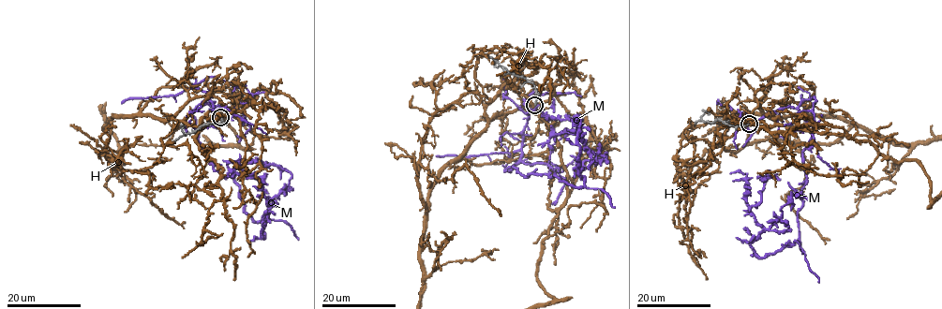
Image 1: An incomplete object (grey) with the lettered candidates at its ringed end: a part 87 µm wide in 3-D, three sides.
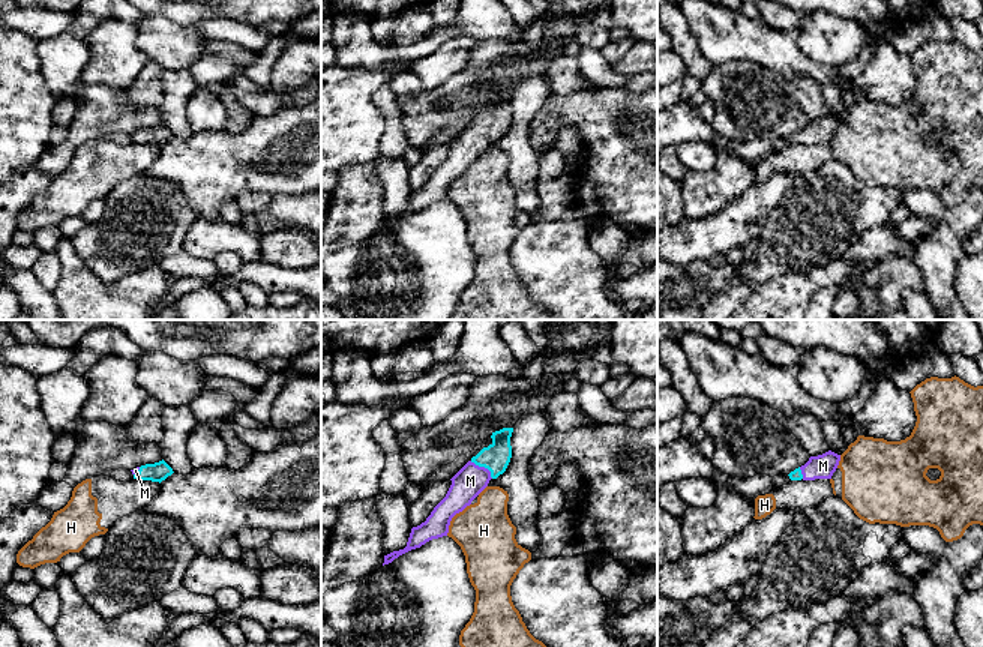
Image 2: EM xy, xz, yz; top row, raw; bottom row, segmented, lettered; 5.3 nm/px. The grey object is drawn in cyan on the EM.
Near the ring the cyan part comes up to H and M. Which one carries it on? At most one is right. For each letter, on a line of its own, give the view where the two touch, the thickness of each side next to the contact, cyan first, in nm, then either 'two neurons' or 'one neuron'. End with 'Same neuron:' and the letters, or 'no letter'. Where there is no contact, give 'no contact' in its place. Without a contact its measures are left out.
H: no contact | two neurons
M: xz | 150/170 nm | one neuron
Same neuron: M

